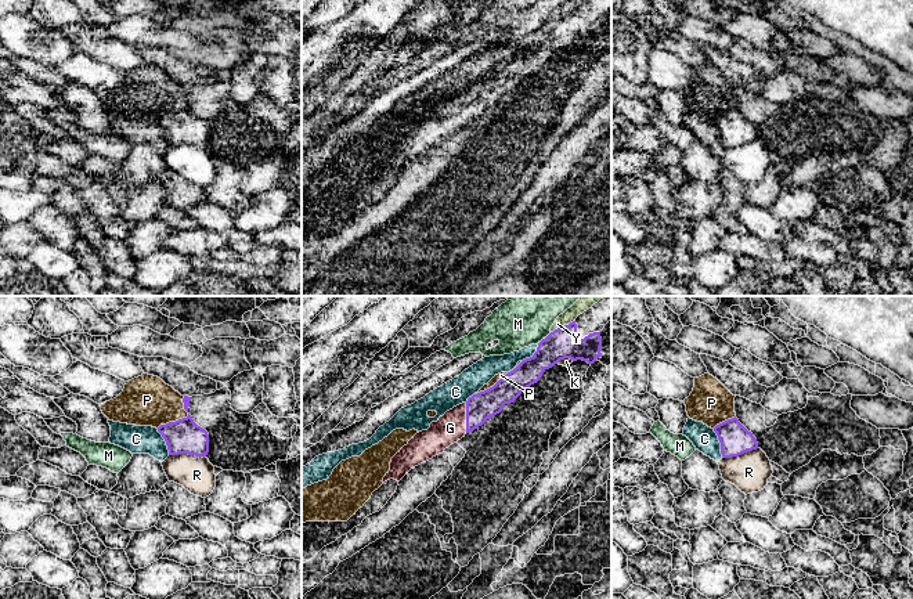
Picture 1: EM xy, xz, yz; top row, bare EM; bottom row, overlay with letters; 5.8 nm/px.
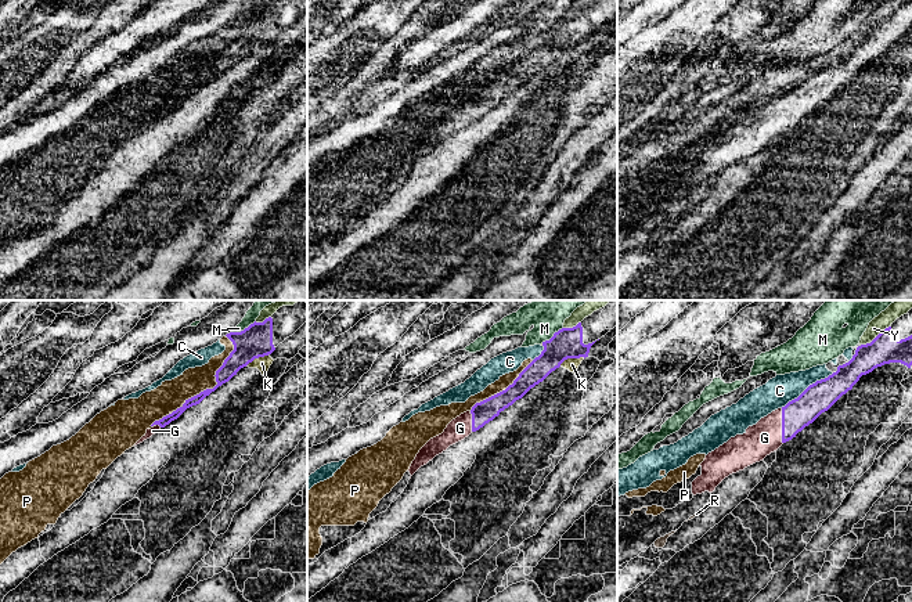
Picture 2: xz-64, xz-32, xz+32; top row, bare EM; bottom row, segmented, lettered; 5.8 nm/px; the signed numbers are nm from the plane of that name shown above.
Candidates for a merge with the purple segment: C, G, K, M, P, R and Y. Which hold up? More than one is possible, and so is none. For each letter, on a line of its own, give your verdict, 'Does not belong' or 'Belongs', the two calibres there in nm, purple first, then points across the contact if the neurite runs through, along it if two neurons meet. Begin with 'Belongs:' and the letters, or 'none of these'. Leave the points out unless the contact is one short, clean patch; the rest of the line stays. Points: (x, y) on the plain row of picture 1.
Belongs: G
C: Does not belong. Thickness 180 nm (purple) against 150 nm
G: Belongs. Thickness 160 nm (purple) against 170 nm. Path across: xz (480, 97), (466, 108), (450, 118)
K: Does not belong. Thickness 180 nm (purple) against 50 nm. Boundary: xz (573, 50), (563, 49), (556, 53)
M: Does not belong. Thickness 180 nm (purple) against 240 nm. Boundary: xz (551, 22), (537, 33)
P: Does not belong. Thickness 200 nm (purple) against 300 nm
R: Does not belong. Thickness 200 nm (purple) against 200 nm
Y: Does not belong. Thickness 180 nm (purple) against 80 nm. Boundary: xz (573, 10), (551, 22)

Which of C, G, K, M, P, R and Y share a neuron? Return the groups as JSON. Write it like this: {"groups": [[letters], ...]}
{"groups": [["C", "Y"], ["G"], ["K"], ["M"], ["P"], ["R"]]}

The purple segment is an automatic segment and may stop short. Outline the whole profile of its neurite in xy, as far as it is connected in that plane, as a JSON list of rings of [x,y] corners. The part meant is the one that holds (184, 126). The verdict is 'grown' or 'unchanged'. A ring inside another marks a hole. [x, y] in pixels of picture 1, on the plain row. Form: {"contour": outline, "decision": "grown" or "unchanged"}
{"contour": [[[190,104],[187,108],[160,115],[158,122],[166,131],[169,145],[206,147],[209,142],[209,125],[194,112]]], "decision": "unchanged"}

